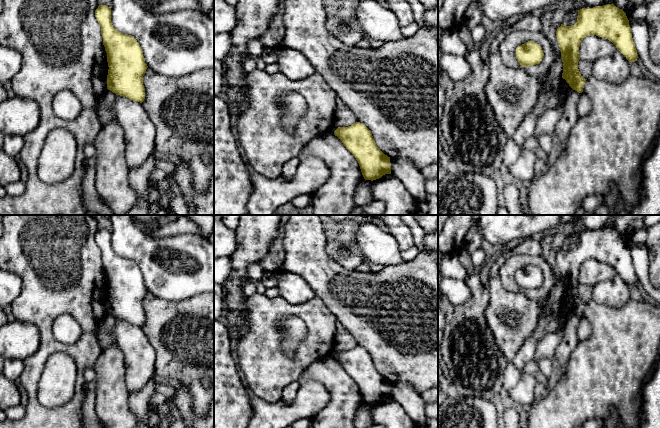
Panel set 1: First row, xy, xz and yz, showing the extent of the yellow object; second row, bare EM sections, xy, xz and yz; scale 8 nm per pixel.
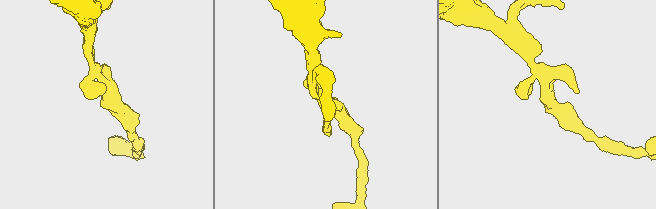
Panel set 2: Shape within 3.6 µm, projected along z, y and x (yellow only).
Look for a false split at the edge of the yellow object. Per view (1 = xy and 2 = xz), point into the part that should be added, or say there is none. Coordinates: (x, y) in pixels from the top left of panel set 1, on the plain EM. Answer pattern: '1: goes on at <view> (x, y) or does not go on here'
1: does not go on here
2: does not go on here

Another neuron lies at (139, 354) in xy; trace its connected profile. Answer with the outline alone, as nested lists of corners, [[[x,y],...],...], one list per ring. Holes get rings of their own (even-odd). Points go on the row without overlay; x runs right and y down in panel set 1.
[[[117,319],[113,335],[125,357],[126,386],[136,393],[155,377],[155,350],[142,327],[127,321]]]

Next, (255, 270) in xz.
[[[254,263],[248,267],[248,273],[251,275],[252,280],[261,280],[265,270],[258,263]]]

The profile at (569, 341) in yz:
[[[572,314],[571,318],[565,324],[563,337],[556,349],[555,358],[560,363],[561,375],[564,374],[570,356],[579,343],[577,336],[577,328],[580,323],[580,320],[581,317]]]

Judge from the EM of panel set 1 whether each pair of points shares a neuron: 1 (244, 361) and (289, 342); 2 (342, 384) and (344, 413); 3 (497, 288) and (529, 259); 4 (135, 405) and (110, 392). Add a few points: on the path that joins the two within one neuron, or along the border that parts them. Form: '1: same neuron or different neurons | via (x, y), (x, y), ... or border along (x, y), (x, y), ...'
1: different neurons | border along (277, 322), (281, 350), (286, 355), (292, 357)
2: same neuron | via (344, 391), (344, 406)
3: different neurons | border along (503, 261), (501, 284), (519, 291)
4: different neurons | border along (130, 393), (129, 408), (137, 417)

